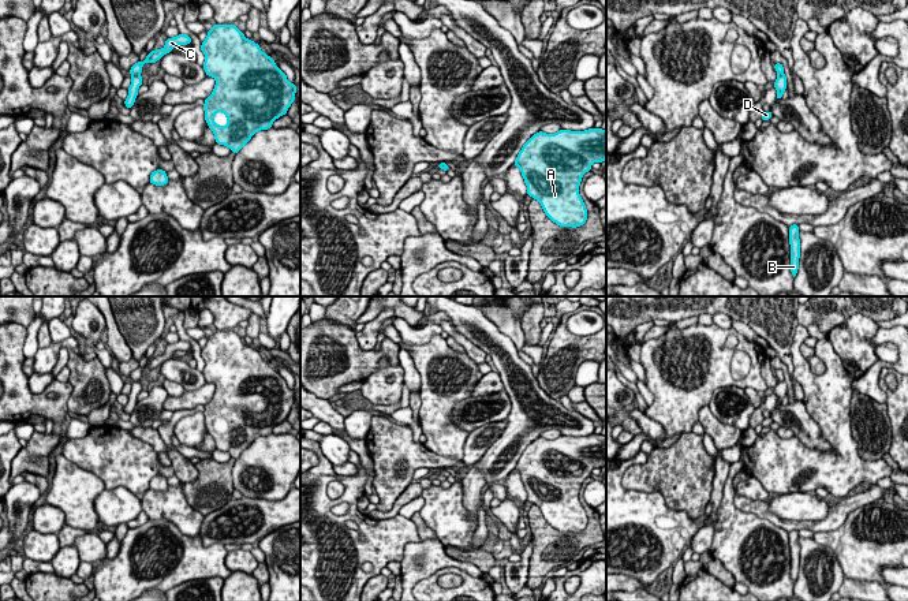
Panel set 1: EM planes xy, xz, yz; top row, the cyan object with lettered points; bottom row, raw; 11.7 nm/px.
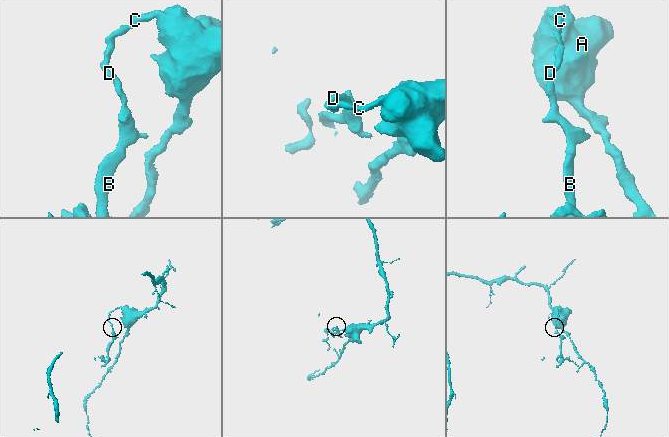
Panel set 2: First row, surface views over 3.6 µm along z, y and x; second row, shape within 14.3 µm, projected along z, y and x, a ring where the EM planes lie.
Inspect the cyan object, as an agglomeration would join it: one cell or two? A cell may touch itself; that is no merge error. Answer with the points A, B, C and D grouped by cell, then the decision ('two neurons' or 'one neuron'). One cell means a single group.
A C / B D | two neurons

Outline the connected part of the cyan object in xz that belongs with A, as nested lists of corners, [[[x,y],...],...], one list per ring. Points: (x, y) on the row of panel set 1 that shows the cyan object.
[[[560,130],[554,134],[538,131],[523,145],[513,165],[520,168],[527,195],[537,199],[545,214],[560,227],[580,227],[587,220],[587,209],[579,194],[579,186],[594,163],[606,160],[606,130]]]

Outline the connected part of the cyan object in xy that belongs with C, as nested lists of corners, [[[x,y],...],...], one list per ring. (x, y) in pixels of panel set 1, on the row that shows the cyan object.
[[[179,34],[176,37],[172,38],[167,38],[165,41],[165,46],[162,49],[153,49],[143,61],[138,61],[135,63],[131,68],[130,68],[130,75],[139,75],[142,72],[142,67],[146,61],[149,63],[156,63],[157,60],[160,60],[164,55],[169,53],[175,45],[187,45],[191,44],[191,38],[187,34]]]

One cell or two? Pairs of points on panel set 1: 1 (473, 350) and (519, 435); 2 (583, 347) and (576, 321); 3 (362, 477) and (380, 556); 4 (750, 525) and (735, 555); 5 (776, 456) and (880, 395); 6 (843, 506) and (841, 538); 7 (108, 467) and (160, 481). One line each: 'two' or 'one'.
1: two
2: two
3: one
4: one
5: two
6: two
7: two

